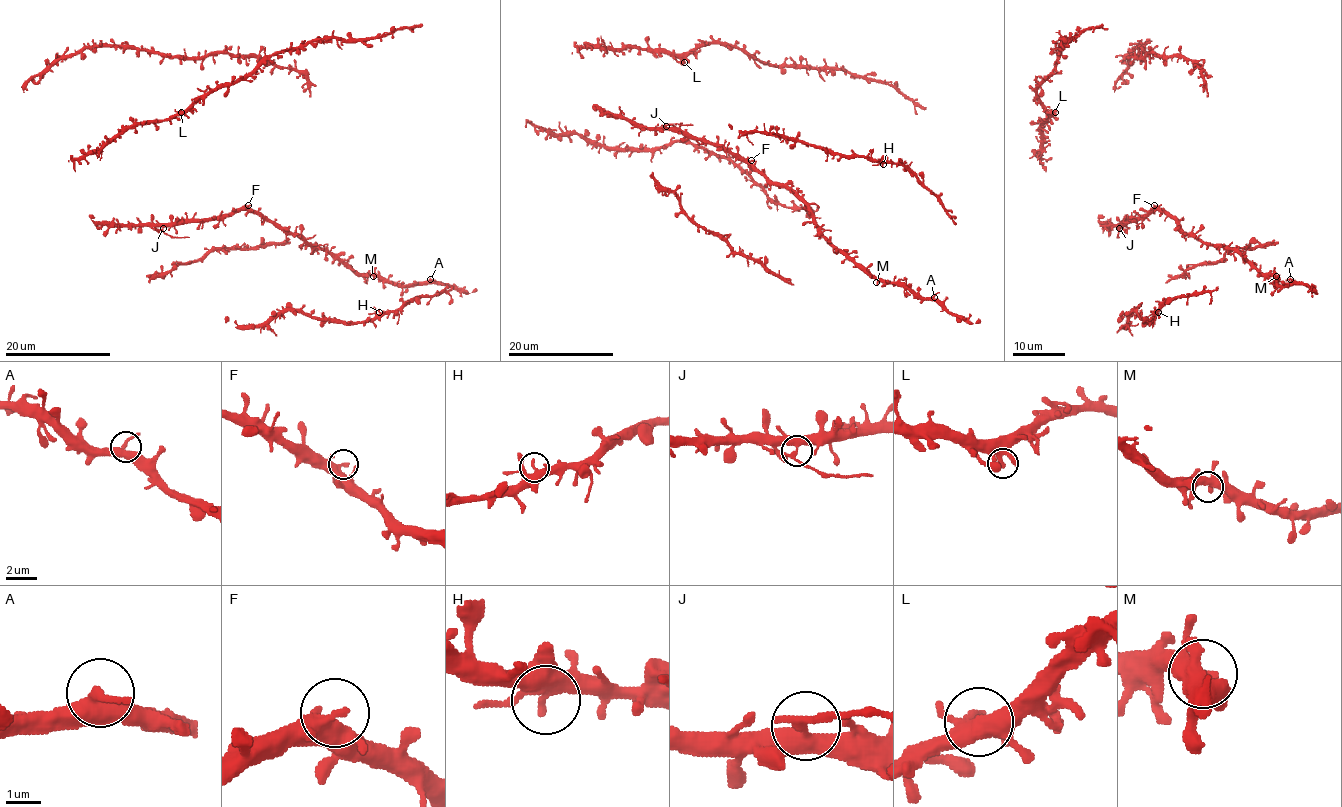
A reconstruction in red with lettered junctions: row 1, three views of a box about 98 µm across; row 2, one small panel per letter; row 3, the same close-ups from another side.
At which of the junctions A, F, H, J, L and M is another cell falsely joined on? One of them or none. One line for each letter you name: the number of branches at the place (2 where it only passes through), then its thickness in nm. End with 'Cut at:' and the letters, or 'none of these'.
J: branches 3; calibre 280 nm
Cut at: J

